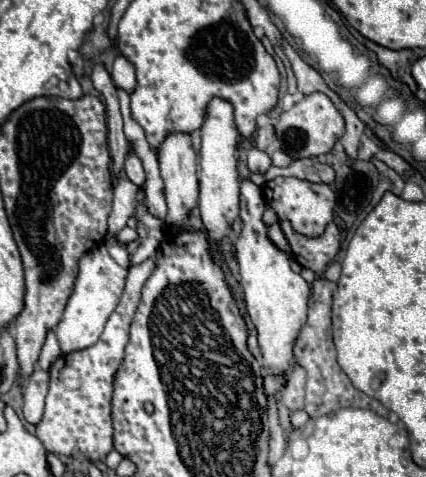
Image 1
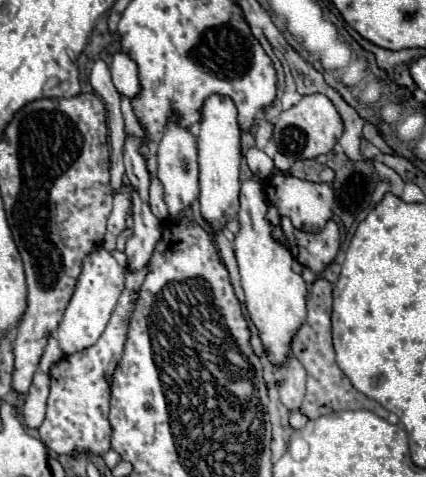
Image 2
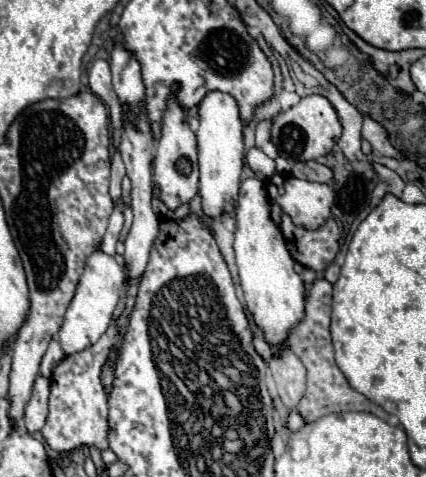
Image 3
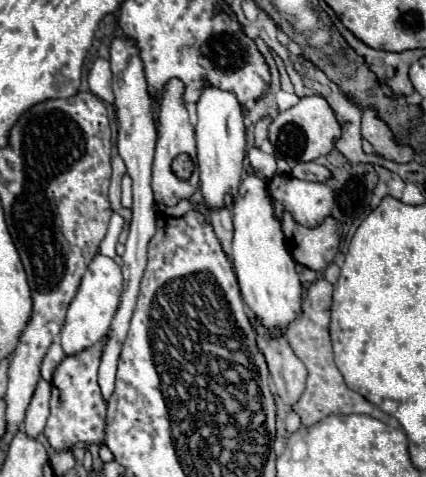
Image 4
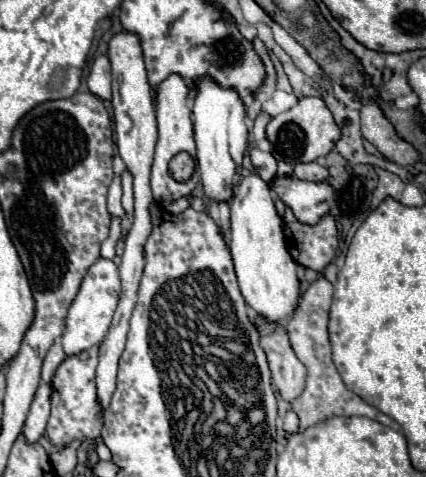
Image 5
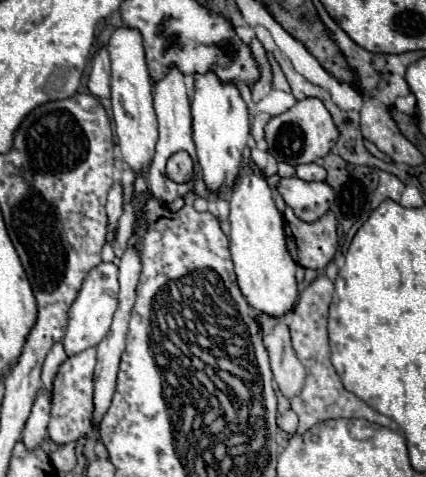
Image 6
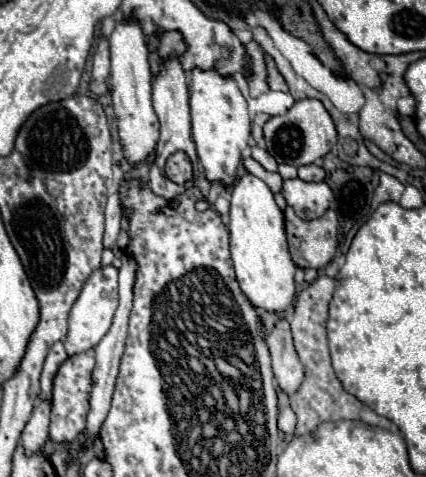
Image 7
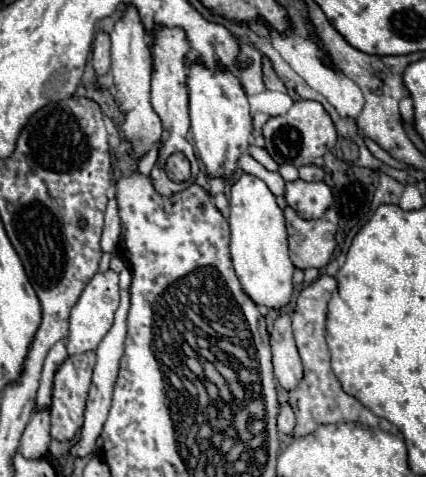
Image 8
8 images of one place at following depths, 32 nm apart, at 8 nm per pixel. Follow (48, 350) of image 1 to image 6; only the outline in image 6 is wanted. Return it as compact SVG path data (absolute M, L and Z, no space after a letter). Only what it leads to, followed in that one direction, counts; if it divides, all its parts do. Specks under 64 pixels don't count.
M56 342L56 344L50 348L50 352L48 352L46 360L44 360L44 366L42 366L42 384L44 384L46 390L52 388L52 380L54 380L54 376L56 376L56 372L58 372L58 366L60 366L66 358L68 358L68 356L66 356L66 352L64 352L62 342Z

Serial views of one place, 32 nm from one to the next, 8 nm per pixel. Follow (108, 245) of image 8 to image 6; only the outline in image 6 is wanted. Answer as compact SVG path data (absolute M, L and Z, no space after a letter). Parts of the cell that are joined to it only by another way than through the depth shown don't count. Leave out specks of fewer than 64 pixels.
M116 182L110 192L108 192L108 204L106 204L106 212L108 212L108 240L114 238L114 228L118 224L118 218L122 216L122 184Z

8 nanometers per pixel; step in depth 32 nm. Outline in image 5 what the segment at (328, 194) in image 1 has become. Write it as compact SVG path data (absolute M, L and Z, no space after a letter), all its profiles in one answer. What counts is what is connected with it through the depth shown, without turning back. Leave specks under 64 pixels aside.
M276 176L270 188L302 224L318 224L322 216L330 212L330 204L334 202L334 188L326 182L306 182L296 176Z

